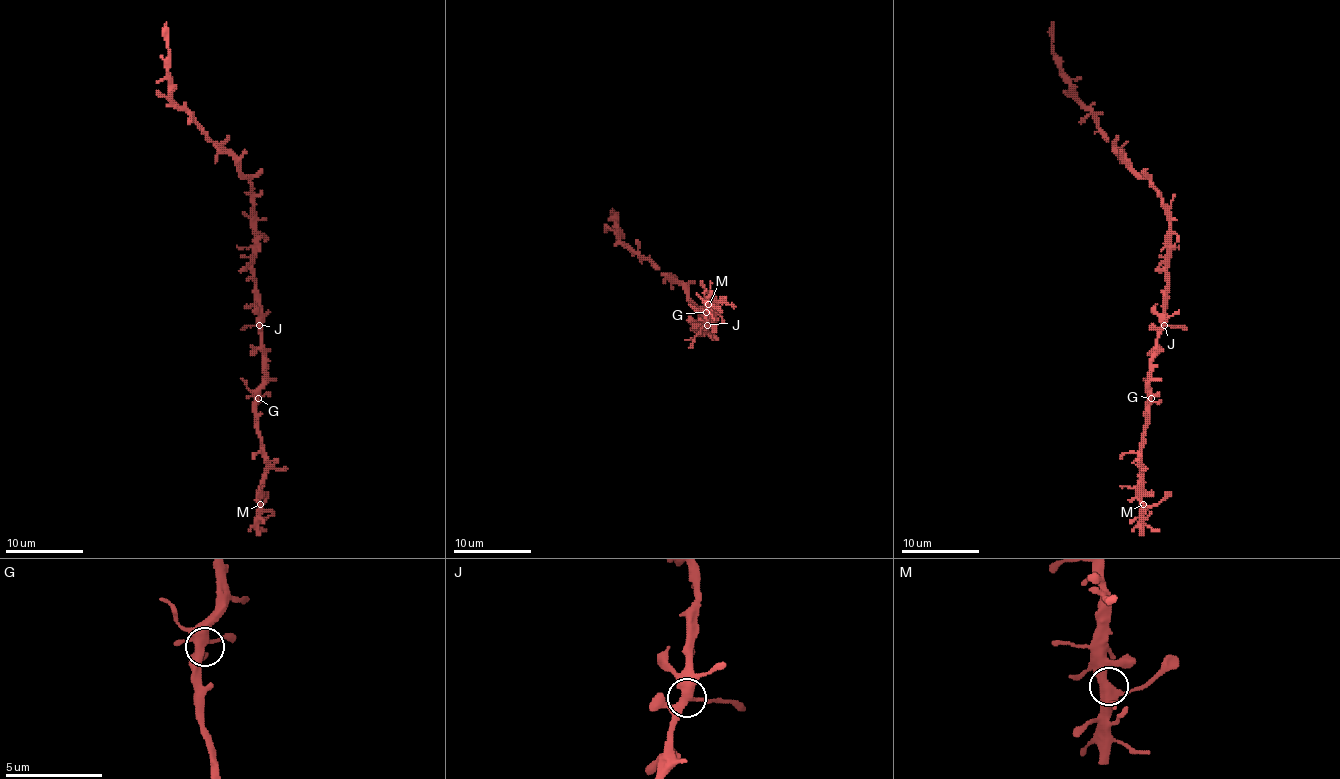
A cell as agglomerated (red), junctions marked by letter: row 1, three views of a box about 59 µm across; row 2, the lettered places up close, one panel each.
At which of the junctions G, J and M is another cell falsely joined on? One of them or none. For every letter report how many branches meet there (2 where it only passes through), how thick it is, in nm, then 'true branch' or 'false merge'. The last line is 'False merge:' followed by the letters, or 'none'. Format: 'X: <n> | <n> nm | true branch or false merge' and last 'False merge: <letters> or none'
G: 5 | 440 nm | true branch
J: 4 | 440 nm | true branch
M: 4 | 400 nm | true branch
False merge: none

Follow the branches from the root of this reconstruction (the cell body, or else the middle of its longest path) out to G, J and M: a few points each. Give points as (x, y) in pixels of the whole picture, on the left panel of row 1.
G: (252, 253), (252, 280), (264, 355), (264, 386), (258, 398)
J: (252, 253), (258, 325)
M: (252, 253), (252, 280), (264, 355), (264, 386), (256, 404), (256, 427), (266, 461), (260, 504)

